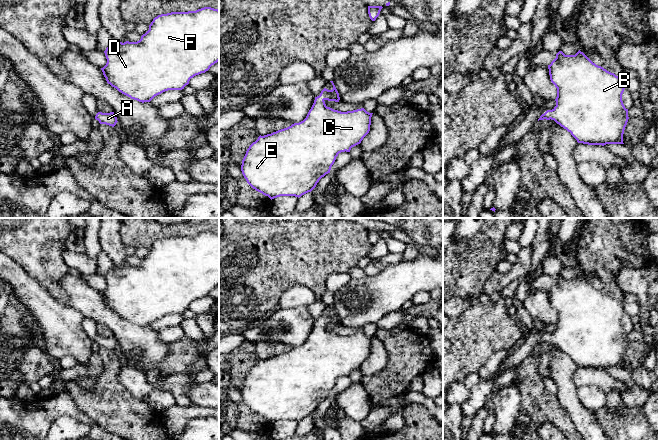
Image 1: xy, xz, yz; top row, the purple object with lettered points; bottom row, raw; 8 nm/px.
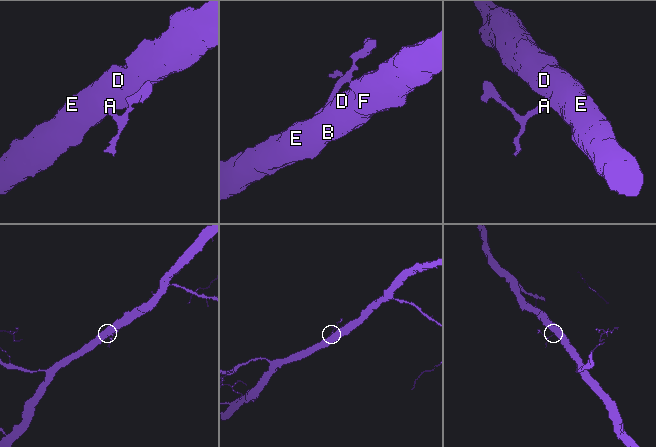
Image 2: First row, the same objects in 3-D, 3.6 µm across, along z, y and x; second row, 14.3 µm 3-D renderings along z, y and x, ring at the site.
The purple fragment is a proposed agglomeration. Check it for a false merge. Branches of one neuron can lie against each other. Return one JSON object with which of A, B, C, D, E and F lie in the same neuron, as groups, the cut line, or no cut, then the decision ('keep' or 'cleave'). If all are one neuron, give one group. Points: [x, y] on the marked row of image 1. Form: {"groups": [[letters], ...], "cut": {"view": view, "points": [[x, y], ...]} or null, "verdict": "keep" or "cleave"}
{"groups": [["A", "B", "C", "D", "E", "F"]], "cut": null, "verdict": "keep"}

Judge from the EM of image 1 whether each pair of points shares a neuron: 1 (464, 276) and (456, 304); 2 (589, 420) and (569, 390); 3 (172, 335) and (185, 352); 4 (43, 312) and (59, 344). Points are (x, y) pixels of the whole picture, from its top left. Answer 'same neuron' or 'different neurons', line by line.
1: different neurons
2: same neuron
3: different neurons
4: same neuron

